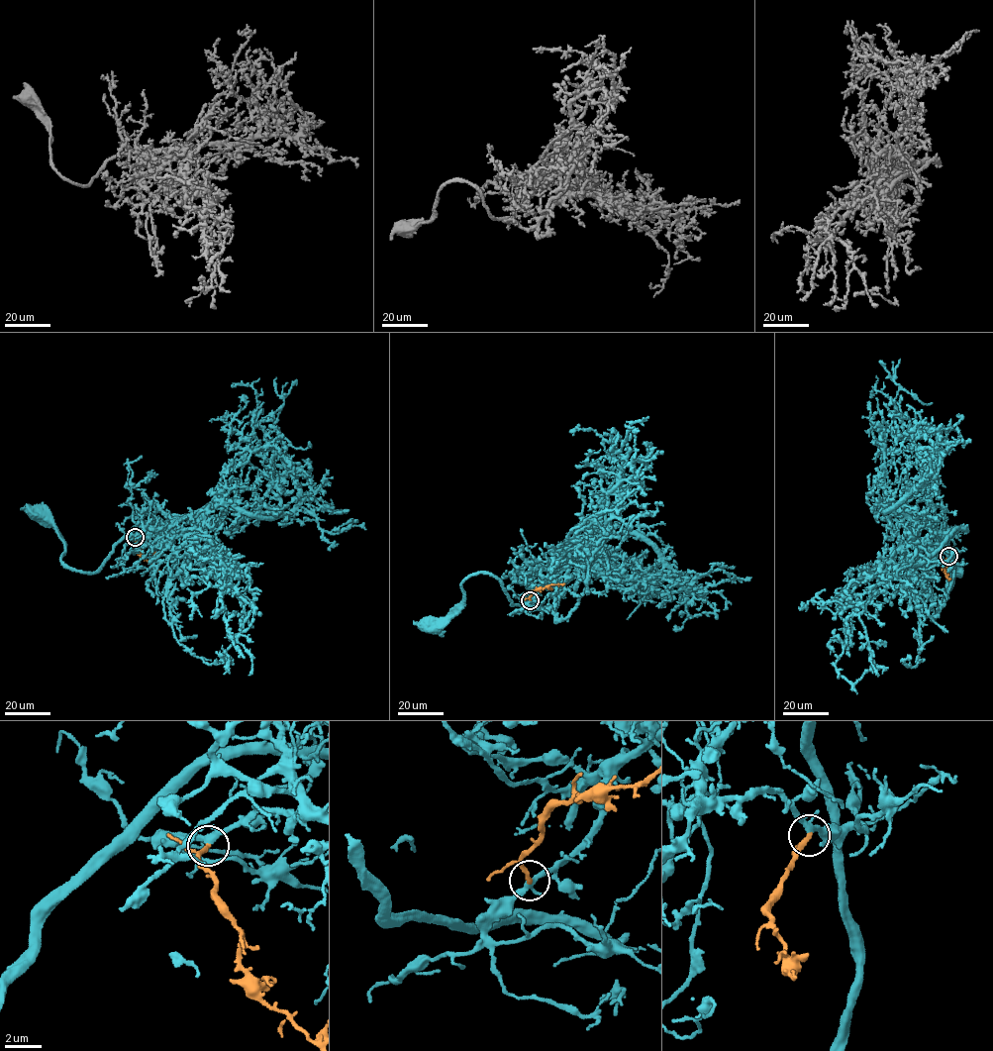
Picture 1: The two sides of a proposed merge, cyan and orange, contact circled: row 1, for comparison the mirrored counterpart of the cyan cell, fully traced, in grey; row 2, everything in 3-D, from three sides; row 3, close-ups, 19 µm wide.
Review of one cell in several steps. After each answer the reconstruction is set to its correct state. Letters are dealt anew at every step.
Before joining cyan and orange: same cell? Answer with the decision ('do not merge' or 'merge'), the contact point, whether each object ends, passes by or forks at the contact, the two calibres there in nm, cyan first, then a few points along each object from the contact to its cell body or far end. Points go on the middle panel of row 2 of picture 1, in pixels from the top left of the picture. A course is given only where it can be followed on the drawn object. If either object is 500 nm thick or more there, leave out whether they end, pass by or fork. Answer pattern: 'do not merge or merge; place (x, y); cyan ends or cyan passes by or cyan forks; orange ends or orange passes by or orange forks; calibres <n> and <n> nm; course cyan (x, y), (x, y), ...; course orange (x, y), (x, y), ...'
merge; place (530, 600); cyan forks; orange ends; calibres 280 and 260 nm; course cyan (530, 600), (557, 579), (560, 589), (548, 608), (512, 604), (498, 578), (470, 575), (460, 603), (432, 627); course orange (530, 600), (537, 589), (564, 584)

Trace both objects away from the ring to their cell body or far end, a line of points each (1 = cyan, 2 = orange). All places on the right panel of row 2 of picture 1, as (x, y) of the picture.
1: (948, 556), (931, 551), (936, 533), (953, 535), (947, 546), (954, 571), (932, 621), (953, 567)
2: (948, 556), (943, 565), (945, 578), (949, 578)

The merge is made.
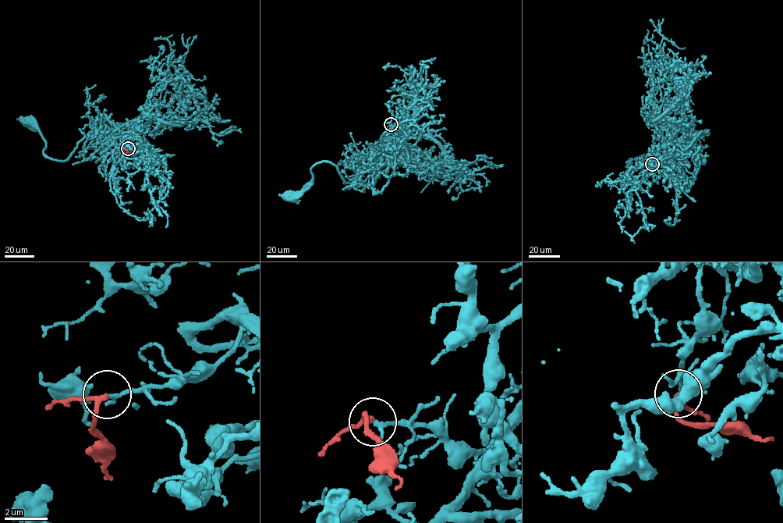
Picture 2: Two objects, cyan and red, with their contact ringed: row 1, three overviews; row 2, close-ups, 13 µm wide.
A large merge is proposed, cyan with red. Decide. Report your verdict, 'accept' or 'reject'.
accept

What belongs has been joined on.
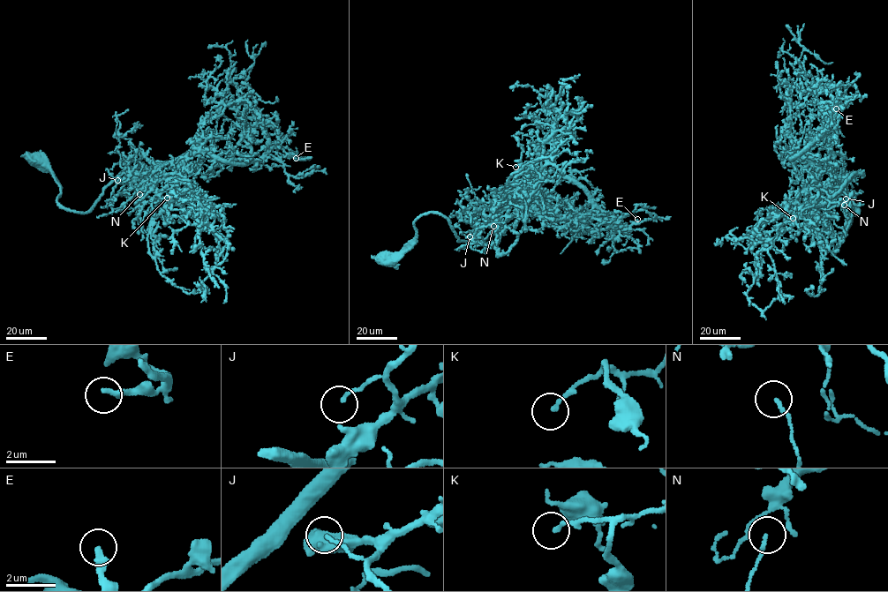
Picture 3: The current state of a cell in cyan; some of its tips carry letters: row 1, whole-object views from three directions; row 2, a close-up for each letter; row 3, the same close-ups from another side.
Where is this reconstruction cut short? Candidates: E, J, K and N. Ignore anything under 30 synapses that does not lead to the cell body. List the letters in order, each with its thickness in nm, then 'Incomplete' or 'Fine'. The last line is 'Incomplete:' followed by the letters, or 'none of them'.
E: Thickness 280 nm. Incomplete
J: Thickness 140 nm. Fine
K: Thickness 160 nm. Fine
N: Thickness 130 nm. Fine
Incomplete: E

